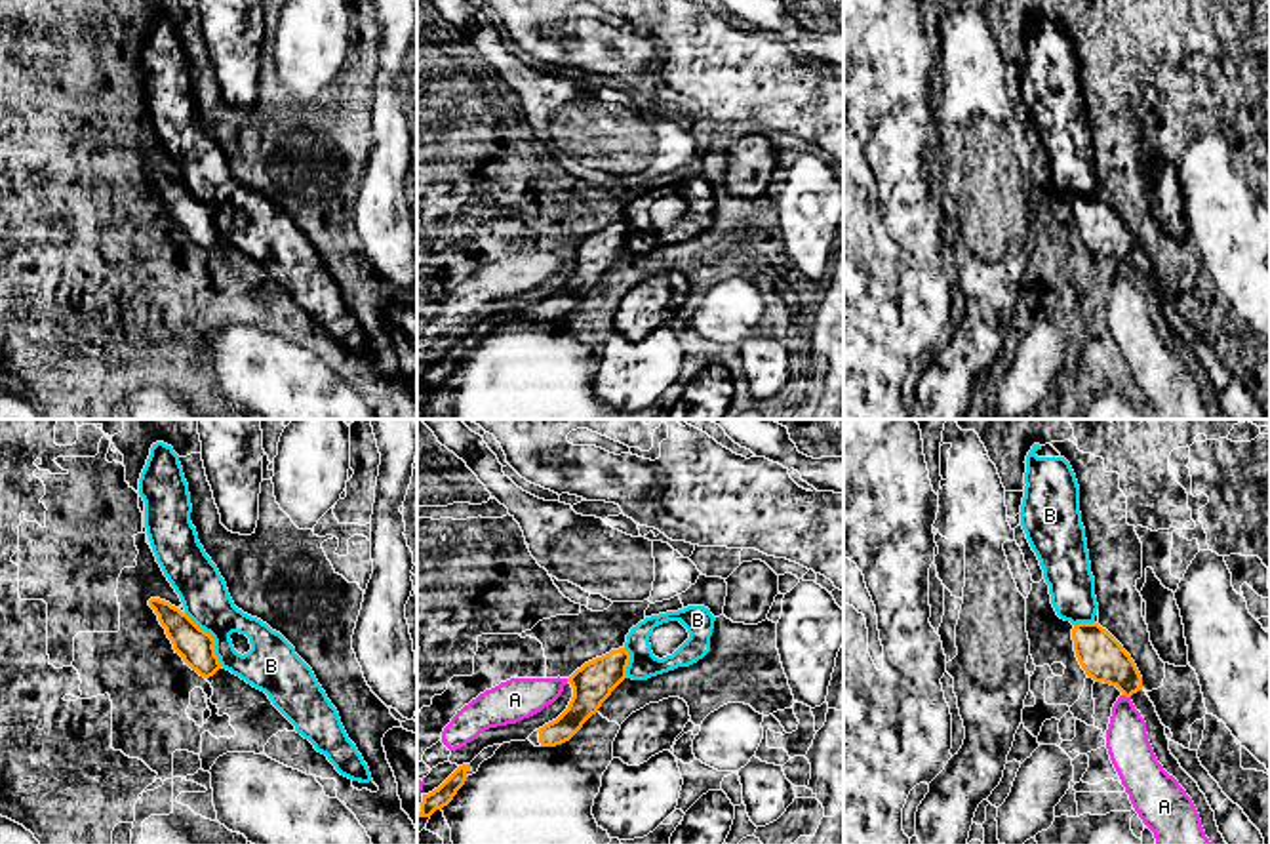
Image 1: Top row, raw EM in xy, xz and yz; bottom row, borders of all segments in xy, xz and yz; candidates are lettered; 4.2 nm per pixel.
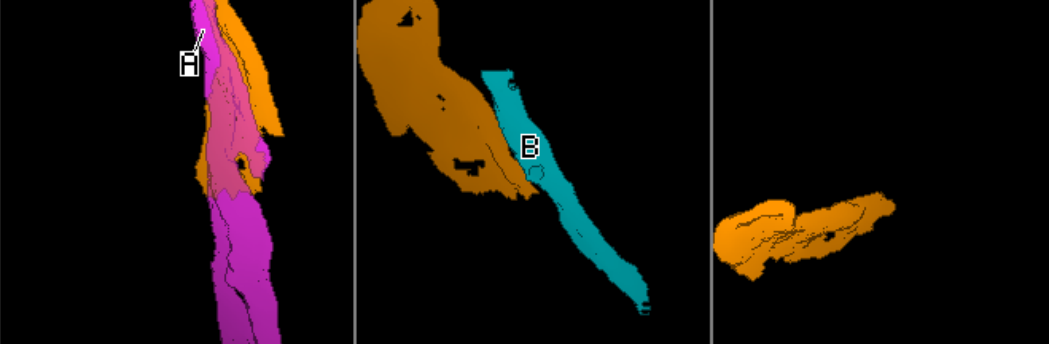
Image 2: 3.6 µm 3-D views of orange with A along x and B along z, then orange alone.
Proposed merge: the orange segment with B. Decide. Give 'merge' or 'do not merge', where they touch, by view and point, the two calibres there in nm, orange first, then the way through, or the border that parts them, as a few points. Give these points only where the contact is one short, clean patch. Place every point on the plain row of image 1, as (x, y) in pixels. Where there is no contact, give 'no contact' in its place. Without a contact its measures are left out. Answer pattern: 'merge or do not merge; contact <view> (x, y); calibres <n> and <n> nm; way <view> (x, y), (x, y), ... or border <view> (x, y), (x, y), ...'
do not merge; contact xy (212, 212); calibres 150 and 200 nm; border xy (185, 185), (212, 210), (214, 227), (221, 239)

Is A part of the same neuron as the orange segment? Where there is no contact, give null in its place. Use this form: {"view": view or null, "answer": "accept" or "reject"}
{"view": "yz", "answer": "reject"}

